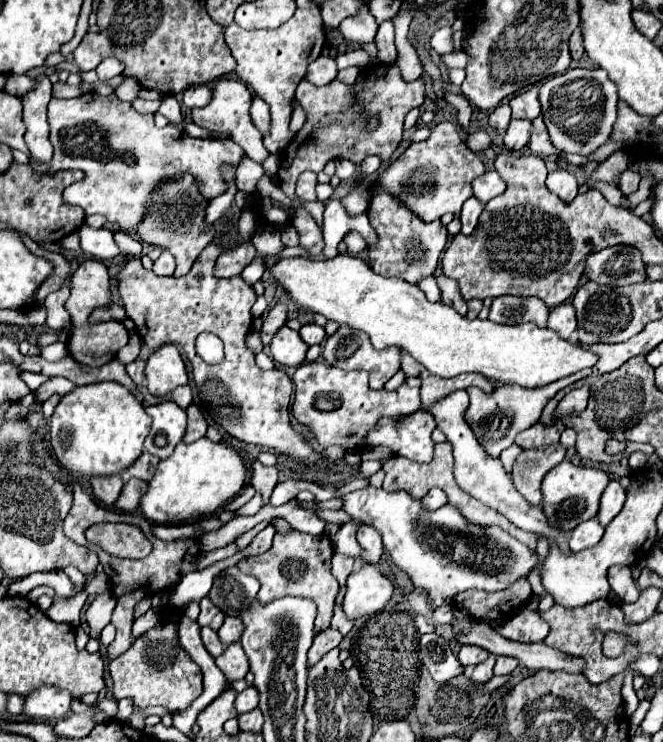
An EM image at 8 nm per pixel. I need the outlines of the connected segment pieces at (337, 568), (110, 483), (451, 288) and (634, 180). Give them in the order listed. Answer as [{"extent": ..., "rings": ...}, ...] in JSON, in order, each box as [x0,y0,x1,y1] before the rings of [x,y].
[{"extent":[333,553,355,587],"rings":[[[337,553],[333,555],[333,575],[335,575],[335,579],[339,581],[341,587],[345,585],[347,575],[353,571],[353,565],[355,565],[355,561],[351,557],[343,557],[343,555],[337,555]]]},{"extent":[91,475,123,507],"rings":[[[121,475],[113,477],[93,477],[91,479],[93,495],[107,507],[115,507],[115,501],[119,499],[119,493],[123,489],[123,479]]]},{"extent":[437,275,467,315],"rings":[[[437,275],[437,285],[441,289],[441,301],[449,307],[453,307],[459,315],[467,315],[467,301],[461,297],[459,293],[459,287],[455,281],[451,281],[449,277],[445,275]]]},{"extent":[617,171,641,197],"rings":[[[621,171],[621,173],[619,173],[617,187],[619,187],[619,191],[623,193],[623,197],[627,197],[627,195],[631,195],[631,193],[635,193],[635,191],[639,189],[639,181],[641,181],[639,173],[633,173],[633,171]]]}]

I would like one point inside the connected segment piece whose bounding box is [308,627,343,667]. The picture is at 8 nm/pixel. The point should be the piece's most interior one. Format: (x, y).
(326, 640)

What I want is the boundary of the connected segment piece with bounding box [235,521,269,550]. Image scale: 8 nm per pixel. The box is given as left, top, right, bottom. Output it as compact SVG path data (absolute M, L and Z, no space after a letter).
M262 521L258 523L254 528L251 530L245 532L241 536L239 536L236 540L235 543L238 547L239 550L245 549L251 541L254 539L254 537L262 531L267 525L269 525L269 522Z

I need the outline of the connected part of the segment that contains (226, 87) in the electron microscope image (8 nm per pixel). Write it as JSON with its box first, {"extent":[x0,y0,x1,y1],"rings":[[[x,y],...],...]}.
{"extent":[191,79,269,163],"rings":[[[219,79],[213,85],[213,101],[207,107],[203,107],[203,109],[191,109],[191,119],[199,127],[205,127],[205,129],[209,129],[209,131],[213,131],[217,135],[233,139],[237,145],[243,147],[243,151],[253,161],[263,163],[269,157],[269,153],[263,147],[261,133],[257,131],[257,127],[253,125],[251,117],[249,117],[251,101],[253,101],[253,95],[251,95],[251,91],[249,91],[249,87],[245,83],[241,83],[237,79]]]}

